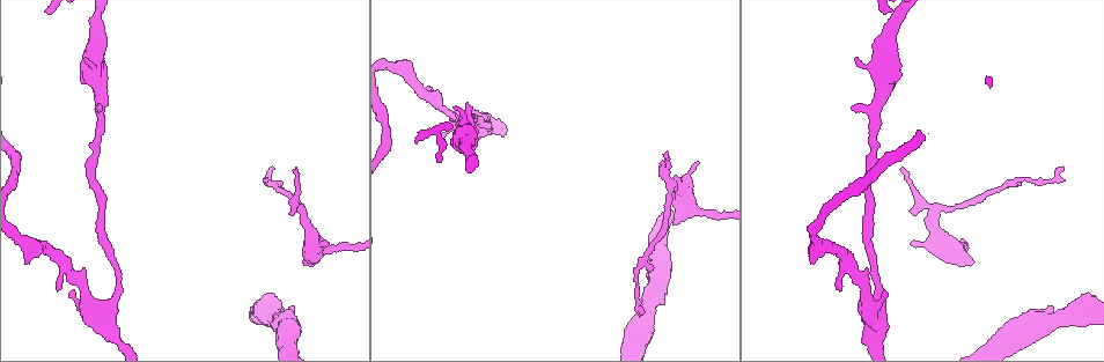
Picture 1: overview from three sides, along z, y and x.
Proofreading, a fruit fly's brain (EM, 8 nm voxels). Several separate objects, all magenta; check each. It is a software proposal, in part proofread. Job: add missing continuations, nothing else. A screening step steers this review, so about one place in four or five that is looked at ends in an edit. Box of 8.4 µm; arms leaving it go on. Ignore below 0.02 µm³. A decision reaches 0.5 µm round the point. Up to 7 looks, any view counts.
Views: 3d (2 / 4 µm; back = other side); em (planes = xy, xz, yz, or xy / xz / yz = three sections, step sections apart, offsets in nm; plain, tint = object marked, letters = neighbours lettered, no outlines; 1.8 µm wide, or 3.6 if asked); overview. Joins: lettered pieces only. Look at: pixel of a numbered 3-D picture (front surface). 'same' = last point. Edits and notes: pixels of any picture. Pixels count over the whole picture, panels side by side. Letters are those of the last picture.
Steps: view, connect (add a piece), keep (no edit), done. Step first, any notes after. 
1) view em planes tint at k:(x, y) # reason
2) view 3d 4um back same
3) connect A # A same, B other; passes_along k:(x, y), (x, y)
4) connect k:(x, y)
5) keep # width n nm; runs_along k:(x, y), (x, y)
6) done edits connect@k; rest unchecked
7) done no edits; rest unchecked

view em xz step 4 letters at 1:(695, 162) # branch stops here

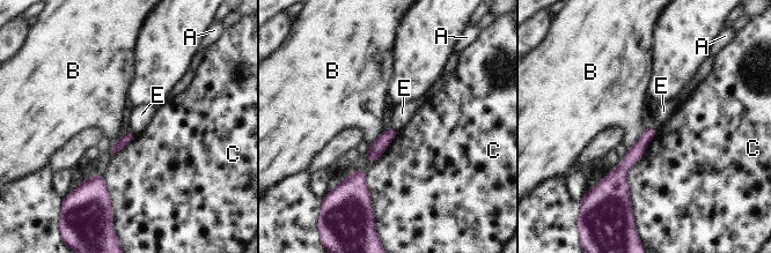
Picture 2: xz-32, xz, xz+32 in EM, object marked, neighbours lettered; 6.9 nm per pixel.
keep # A other, B other, C other, E other; runs_along 2:(653, 131), (622, 170), (626, 194); no lettered piece goes on from it

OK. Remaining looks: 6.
view em xy step 8 letters at 1:(429, 89) # tapers out

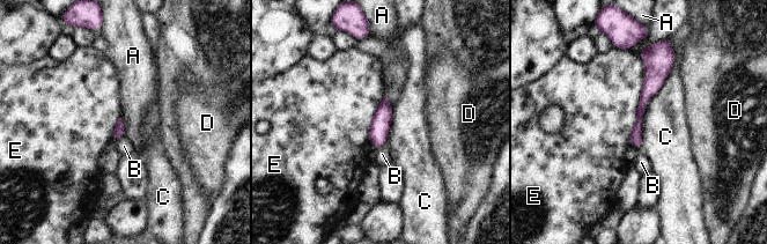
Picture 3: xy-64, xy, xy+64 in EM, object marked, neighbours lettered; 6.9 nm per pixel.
keep # A other, B other, C other, D other, E other; runs_along 3:(649, 53), (650, 86), (635, 143); none of them fits

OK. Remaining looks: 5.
view 3d 4um back at 1:(853, 108) # an open end

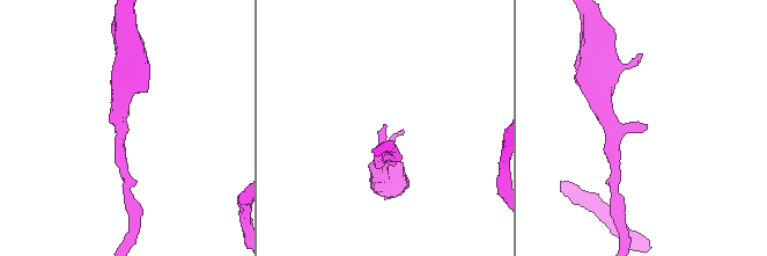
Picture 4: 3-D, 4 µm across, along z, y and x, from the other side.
view em yz step 4 letters at 4:(647, 125)

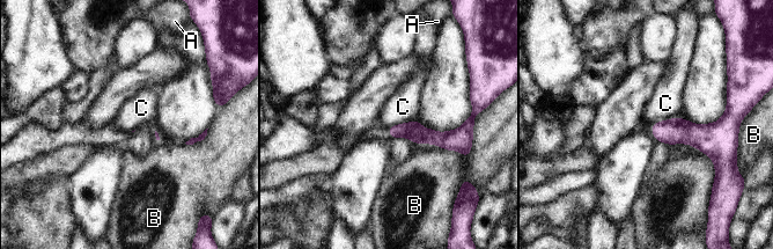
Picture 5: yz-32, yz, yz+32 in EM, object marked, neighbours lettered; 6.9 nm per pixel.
keep # A other, B other, C other; runs_along 5:(391, 130), (431, 137), (458, 133); no lettered piece goes on from it

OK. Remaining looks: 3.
done no edits; rest unchecked

